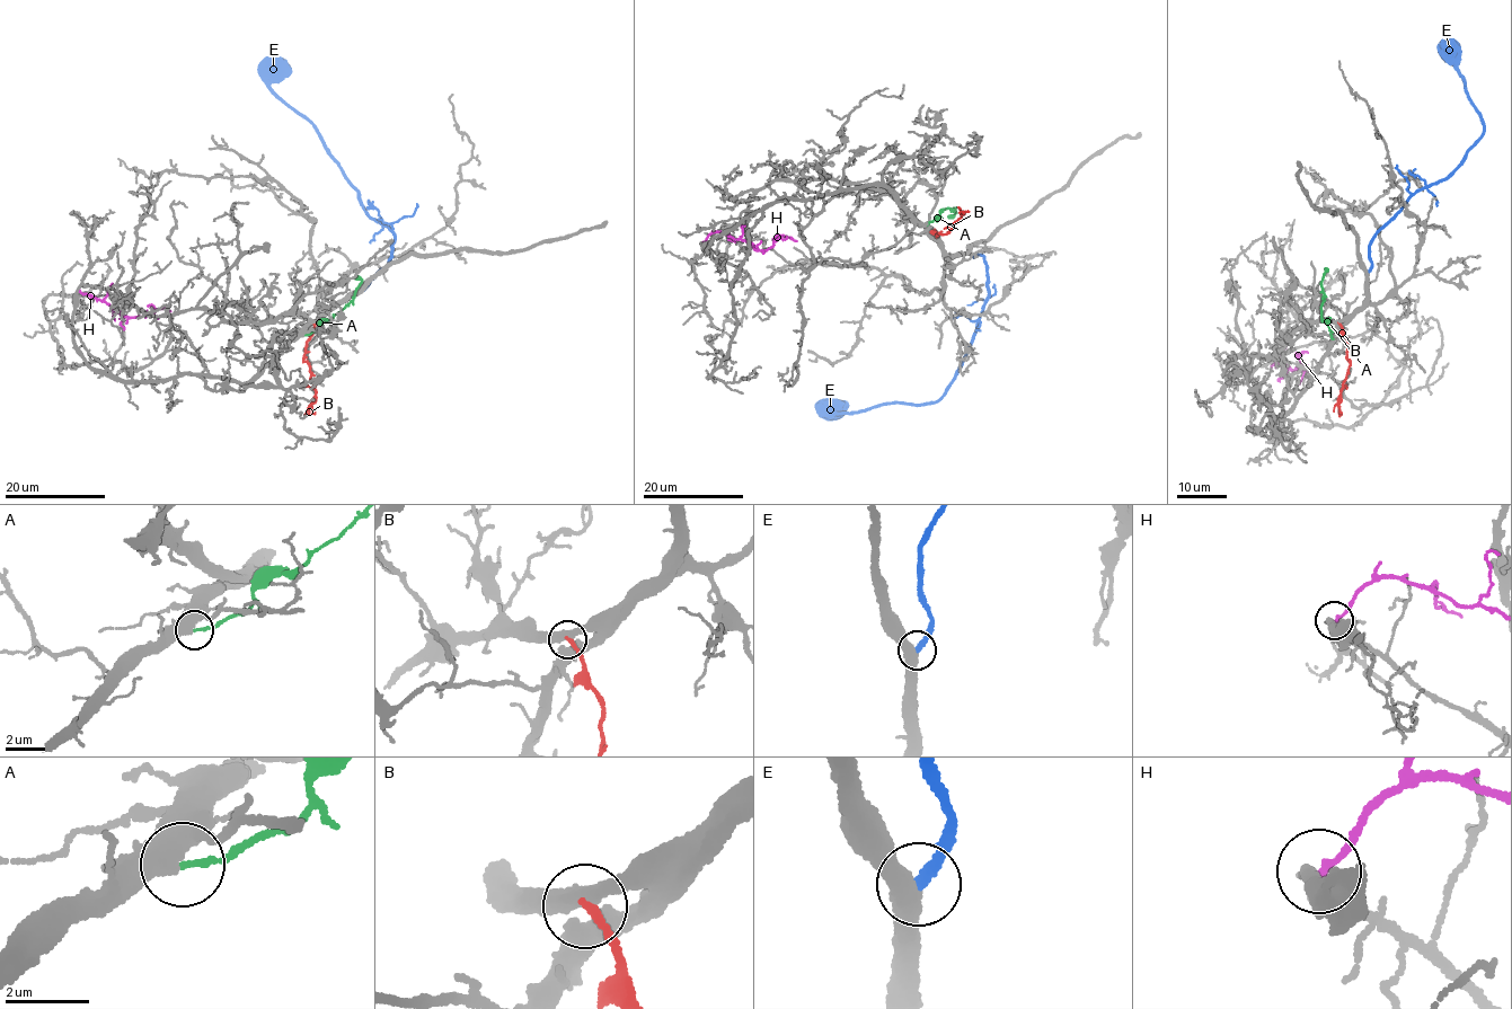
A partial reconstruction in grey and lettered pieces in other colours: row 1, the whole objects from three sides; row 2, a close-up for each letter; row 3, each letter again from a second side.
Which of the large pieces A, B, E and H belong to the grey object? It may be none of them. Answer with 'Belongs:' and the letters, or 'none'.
Belongs: E

